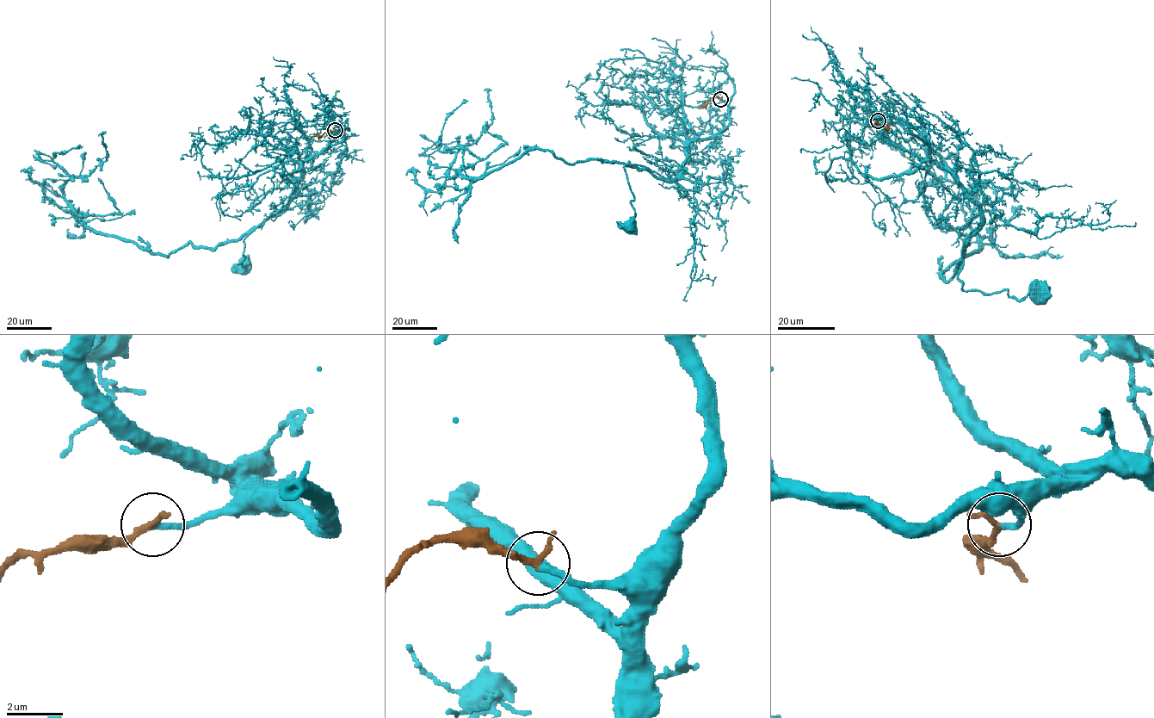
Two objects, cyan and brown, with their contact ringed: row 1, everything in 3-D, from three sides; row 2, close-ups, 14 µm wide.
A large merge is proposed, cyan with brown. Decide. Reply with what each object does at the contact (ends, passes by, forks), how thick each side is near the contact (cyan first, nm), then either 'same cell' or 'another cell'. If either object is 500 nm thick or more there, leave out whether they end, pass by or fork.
cyan ends | brown passes by | 200/200 nm | same cell

